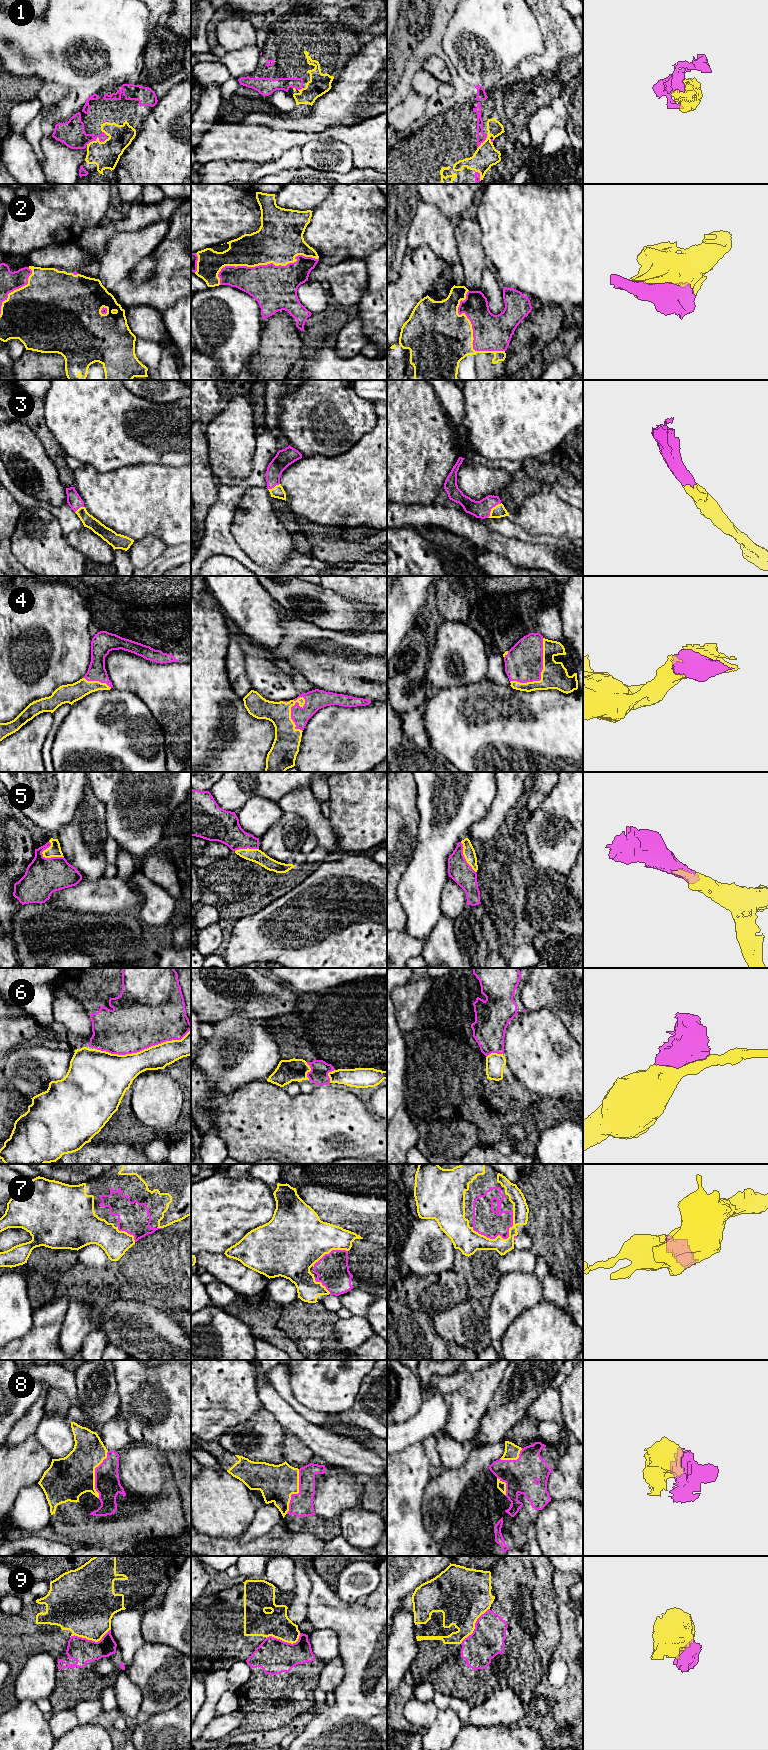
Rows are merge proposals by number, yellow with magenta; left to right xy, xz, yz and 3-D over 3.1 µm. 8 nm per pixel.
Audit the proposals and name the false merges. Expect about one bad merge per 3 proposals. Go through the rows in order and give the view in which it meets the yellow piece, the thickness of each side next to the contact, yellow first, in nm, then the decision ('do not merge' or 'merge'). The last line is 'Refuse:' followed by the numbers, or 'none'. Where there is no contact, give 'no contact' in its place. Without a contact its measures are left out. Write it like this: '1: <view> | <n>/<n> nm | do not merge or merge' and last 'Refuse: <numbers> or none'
1: xy | 220/200 nm | merge
2: xz | 380/360 nm | merge
3: yz | 100/140 nm | merge
4: yz | 220/300 nm | merge
5: xy | 100/300 nm | merge
6: xy | 260/460 nm | do not merge
7: yz | 170/220 nm | merge
8: xz | 300/190 nm | merge
9: xy | 440/200 nm | do not merge
Refuse: 6, 9

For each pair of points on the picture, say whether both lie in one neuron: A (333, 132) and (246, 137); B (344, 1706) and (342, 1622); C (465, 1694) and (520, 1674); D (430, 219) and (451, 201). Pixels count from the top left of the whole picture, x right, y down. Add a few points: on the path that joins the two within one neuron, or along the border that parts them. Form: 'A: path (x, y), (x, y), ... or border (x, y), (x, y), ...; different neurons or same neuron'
A: path (311, 137), (268, 138); same neuron
B: path (355, 1685), (355, 1643); same neuron
C: path (479, 1685), (483, 1681), (506, 1679); same neuron
D: border (420, 199), (434, 204), (455, 222); different neurons

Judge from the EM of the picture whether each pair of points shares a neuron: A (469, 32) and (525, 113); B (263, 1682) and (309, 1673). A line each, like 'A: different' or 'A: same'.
A: different
B: same

